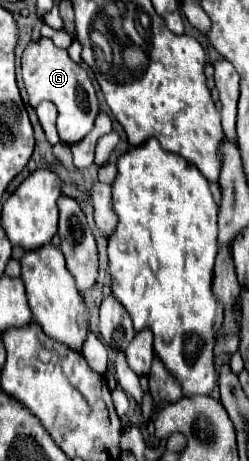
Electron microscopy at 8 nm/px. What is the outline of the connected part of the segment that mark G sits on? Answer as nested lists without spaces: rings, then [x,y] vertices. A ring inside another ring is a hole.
[[[38,39],[30,41],[22,55],[22,75],[32,107],[40,105],[42,101],[52,101],[58,107],[56,127],[60,141],[64,145],[72,145],[84,139],[98,115],[98,99],[88,73],[74,63],[64,49],[56,49],[56,45],[52,45],[48,39]]]

